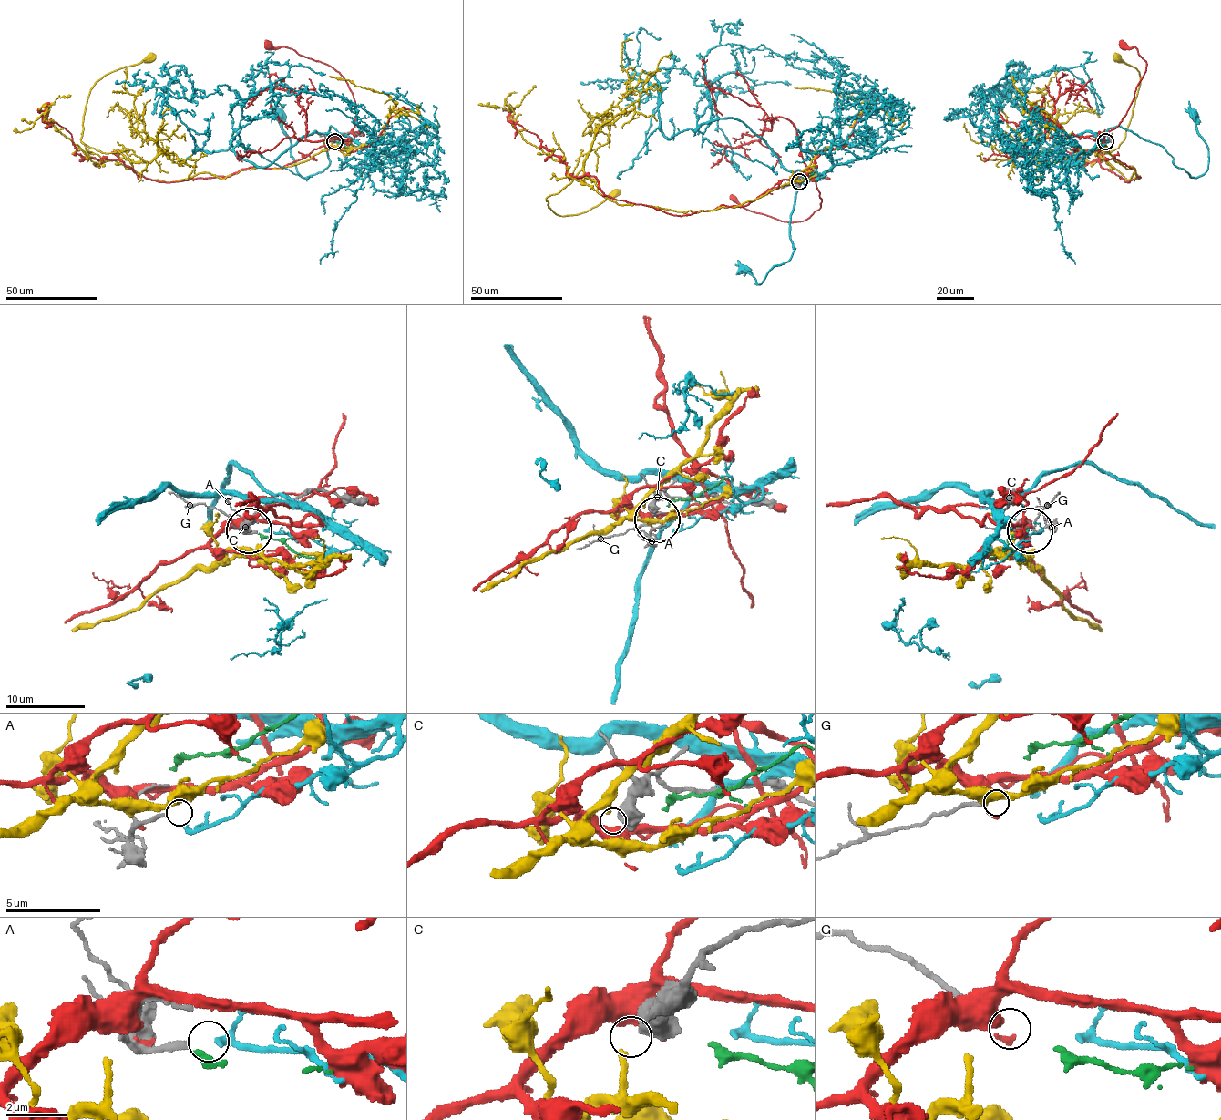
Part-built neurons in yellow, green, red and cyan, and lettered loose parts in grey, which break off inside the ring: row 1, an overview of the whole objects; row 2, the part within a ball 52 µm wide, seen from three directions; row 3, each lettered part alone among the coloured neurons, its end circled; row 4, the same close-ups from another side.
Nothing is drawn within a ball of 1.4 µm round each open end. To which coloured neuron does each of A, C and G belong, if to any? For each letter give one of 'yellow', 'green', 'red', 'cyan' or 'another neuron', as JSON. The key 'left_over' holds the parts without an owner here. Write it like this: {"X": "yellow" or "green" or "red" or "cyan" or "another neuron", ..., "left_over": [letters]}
{"A": "cyan", "C": "yellow", "G": "another neuron", "left_over": ["G"]}

